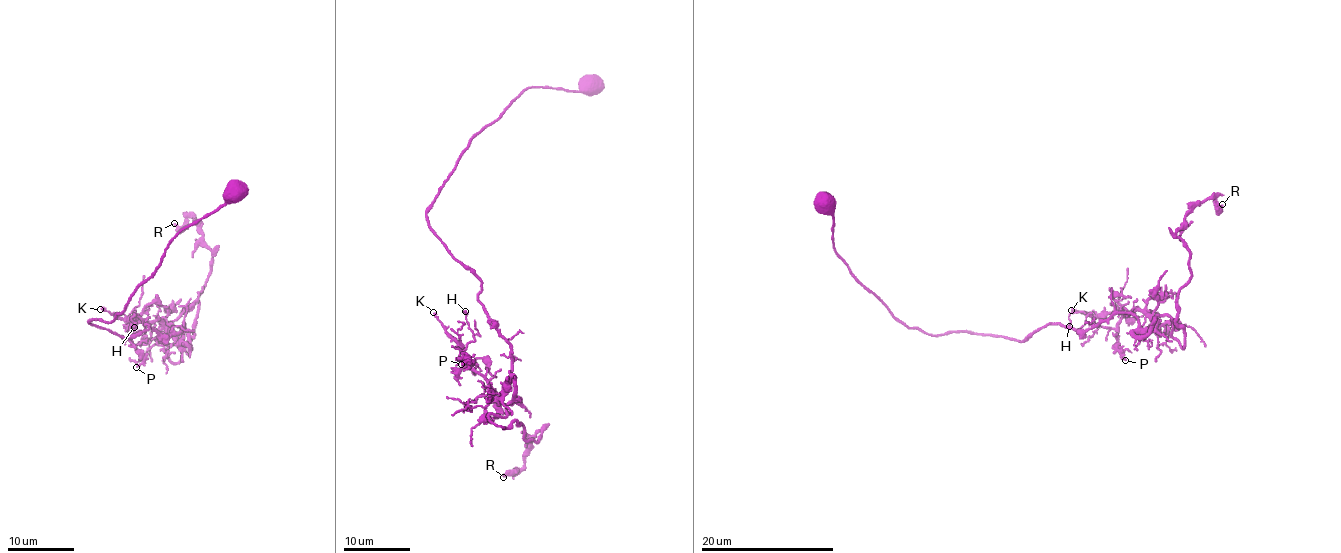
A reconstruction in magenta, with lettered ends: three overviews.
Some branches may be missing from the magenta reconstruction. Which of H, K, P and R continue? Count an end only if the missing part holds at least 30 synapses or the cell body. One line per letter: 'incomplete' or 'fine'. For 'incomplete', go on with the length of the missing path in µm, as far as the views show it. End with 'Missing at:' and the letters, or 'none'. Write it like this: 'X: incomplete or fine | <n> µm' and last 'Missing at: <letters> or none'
H: fine
K: fine
P: fine
R: fine
Missing at: none

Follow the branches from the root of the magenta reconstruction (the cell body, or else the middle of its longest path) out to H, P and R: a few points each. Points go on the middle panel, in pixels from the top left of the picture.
H: (589, 83), (530, 86), (470, 139), (427, 213), (510, 345), (500, 396), (460, 357), (475, 340), (465, 311)
P: (589, 83), (530, 86), (470, 139), (427, 213), (481, 282), (512, 380), (496, 397), (461, 364)
R: (589, 83), (530, 86), (427, 213), (510, 345), (486, 416), (541, 431), (503, 477)

